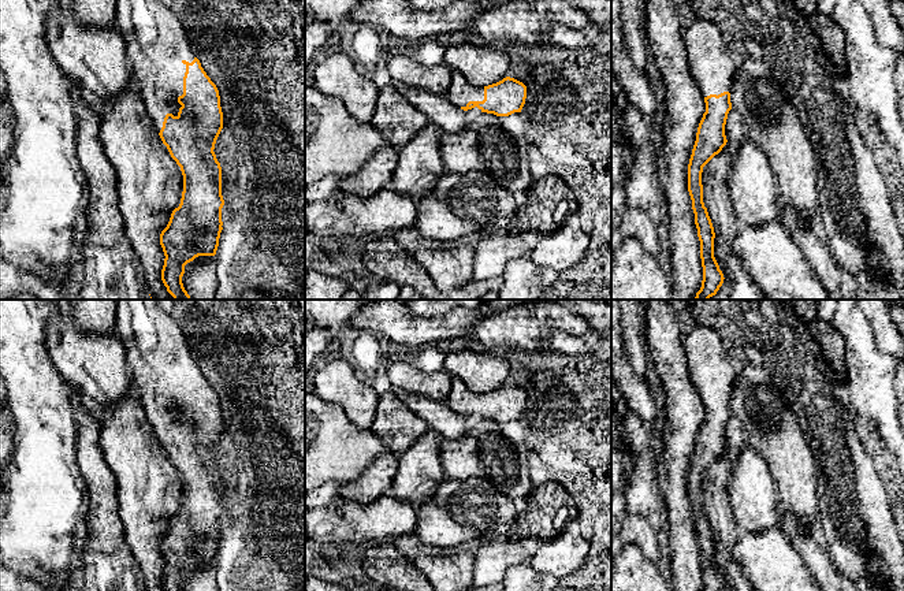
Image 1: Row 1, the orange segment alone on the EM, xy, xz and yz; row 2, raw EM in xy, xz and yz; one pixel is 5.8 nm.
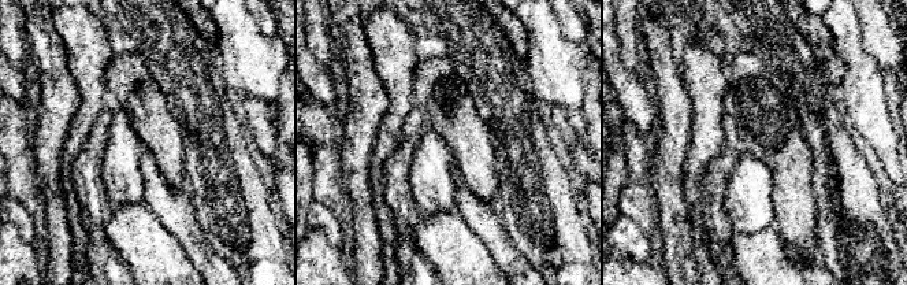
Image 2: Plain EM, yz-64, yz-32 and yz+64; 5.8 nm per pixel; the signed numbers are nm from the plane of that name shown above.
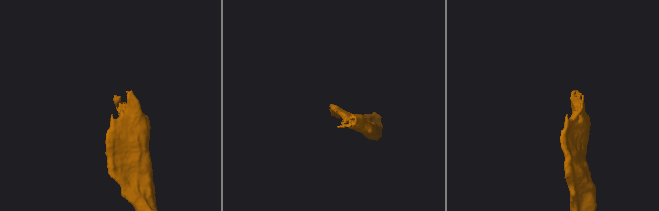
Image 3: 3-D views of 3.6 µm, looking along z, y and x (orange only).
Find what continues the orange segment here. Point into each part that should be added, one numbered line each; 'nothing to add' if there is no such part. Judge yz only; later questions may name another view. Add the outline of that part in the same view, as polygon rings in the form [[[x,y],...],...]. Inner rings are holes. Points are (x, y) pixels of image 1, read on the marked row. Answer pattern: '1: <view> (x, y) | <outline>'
1: yz (711, 66) | [[[699,18],[682,34],[689,71],[702,96],[730,93],[736,67],[719,27]]]

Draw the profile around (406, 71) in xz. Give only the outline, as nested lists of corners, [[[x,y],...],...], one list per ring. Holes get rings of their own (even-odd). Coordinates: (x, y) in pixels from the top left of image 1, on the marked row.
[[[397,55],[387,63],[387,70],[398,88],[428,90],[447,94],[451,70],[446,64],[423,66],[414,57]]]

